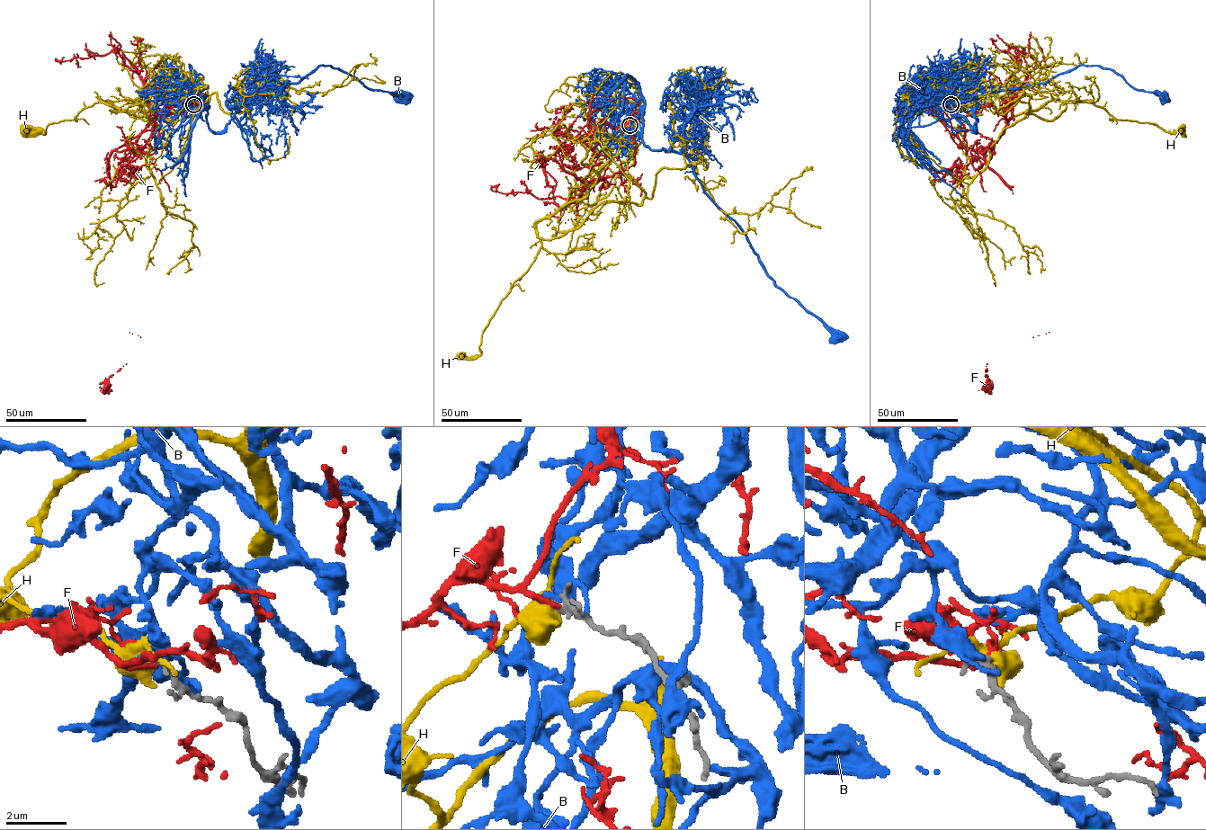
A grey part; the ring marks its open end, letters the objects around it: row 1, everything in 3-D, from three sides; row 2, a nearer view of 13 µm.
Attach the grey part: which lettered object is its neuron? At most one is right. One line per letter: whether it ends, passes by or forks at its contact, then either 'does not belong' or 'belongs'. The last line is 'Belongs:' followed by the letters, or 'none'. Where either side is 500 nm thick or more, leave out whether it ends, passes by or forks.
B: it passes by; does not belong
F: it passes by; belongs
H: does not belong
Belongs: F

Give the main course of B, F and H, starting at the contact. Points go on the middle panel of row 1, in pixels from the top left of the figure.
B: (629, 125), (631, 109), (642, 99), (643, 145), (685, 155), (703, 191), (739, 227), (765, 272), (837, 338)
F: (629, 125), (615, 128), (602, 119), (591, 139), (549, 155), (545, 186), (549, 160), (540, 165)
H: (629, 125), (611, 192), (537, 223), (535, 260), (481, 353), (460, 356)

